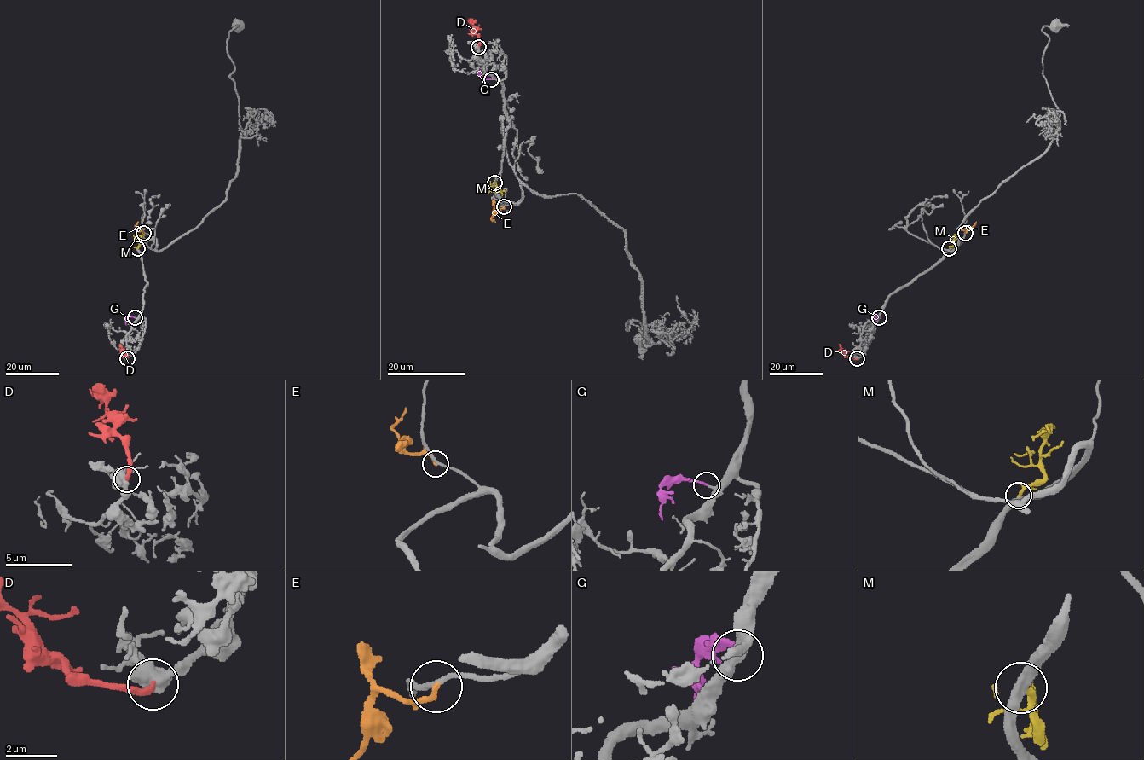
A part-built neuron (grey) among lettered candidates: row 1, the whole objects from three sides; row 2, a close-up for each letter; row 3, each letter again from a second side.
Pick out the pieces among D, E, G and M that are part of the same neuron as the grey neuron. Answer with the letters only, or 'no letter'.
D, G

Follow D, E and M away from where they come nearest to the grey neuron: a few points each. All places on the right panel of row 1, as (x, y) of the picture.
D: (858, 359), (849, 358), (839, 344)
E: (966, 233), (976, 221)
M: (949, 248), (954, 245), (955, 235), (951, 236)

